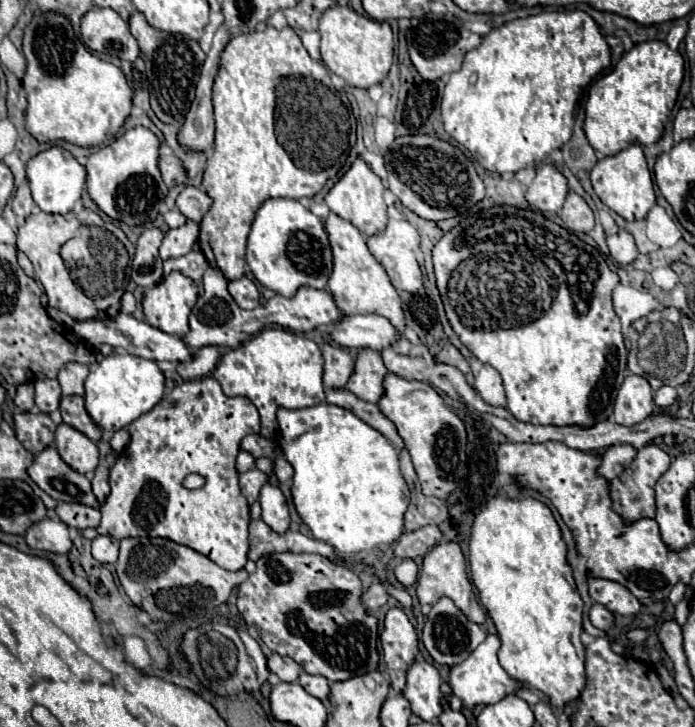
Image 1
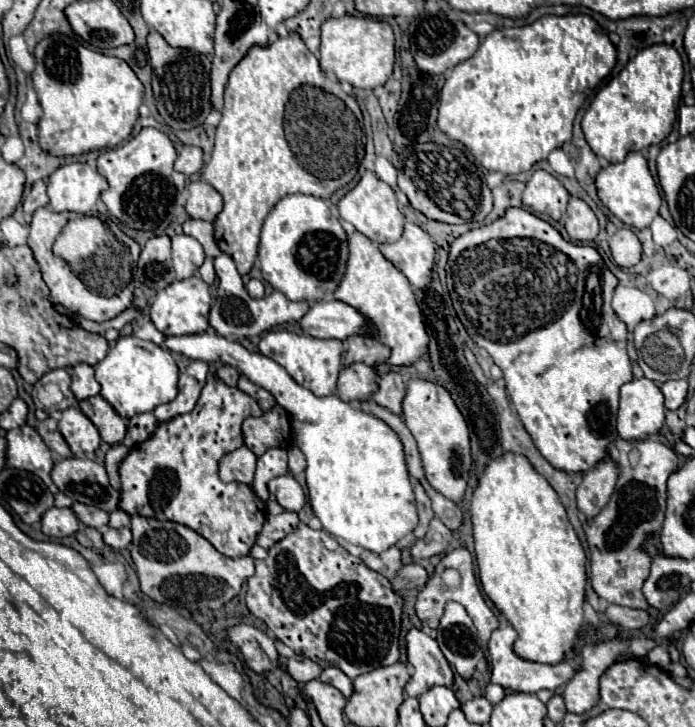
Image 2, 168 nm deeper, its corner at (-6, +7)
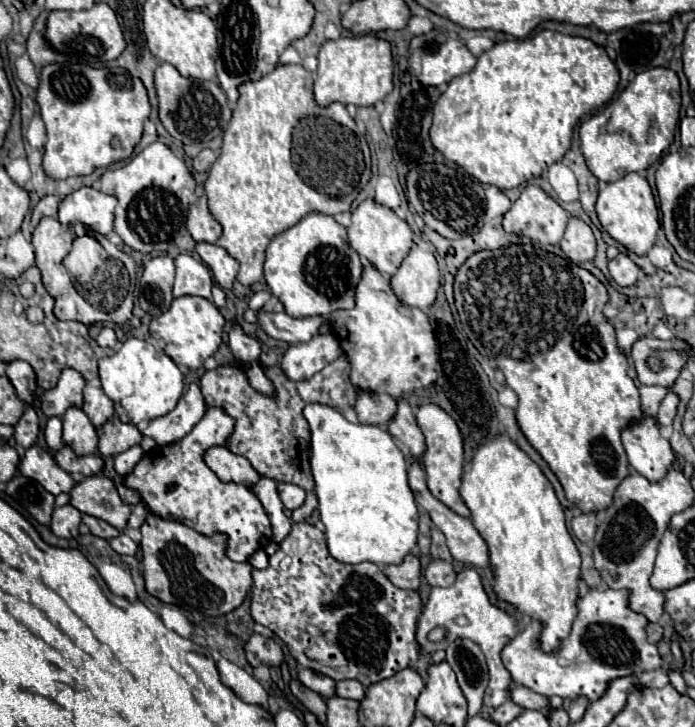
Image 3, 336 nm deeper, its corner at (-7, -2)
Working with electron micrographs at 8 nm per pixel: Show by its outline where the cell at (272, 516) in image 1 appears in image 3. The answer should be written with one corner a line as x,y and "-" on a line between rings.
277,483
277,491
279,491
279,497
283,501
283,505
293,511
297,507
303,505
305,501
305,491
297,485
291,485
291,483

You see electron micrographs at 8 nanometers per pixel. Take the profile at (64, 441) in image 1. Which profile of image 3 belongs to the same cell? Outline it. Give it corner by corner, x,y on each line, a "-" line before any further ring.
69,407
63,415
63,443
73,449
75,455
91,455
97,451
97,433
89,417
79,407

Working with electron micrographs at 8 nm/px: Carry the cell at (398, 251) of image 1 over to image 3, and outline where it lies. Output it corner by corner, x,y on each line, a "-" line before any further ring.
415,245
389,281
393,293
403,305
429,309
435,303
439,289
439,265
435,255

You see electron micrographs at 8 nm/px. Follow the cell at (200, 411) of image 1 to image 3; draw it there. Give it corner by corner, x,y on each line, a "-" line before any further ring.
219,407
207,409
203,419
181,441
145,453
125,477
125,485
137,489
151,513
163,519
185,523
203,535
225,533
229,537
227,555
233,561
247,561
259,547
263,549
271,541
269,517
251,487
219,481
203,461
209,447
225,445
225,435
229,435
229,431
233,431
233,419
229,419

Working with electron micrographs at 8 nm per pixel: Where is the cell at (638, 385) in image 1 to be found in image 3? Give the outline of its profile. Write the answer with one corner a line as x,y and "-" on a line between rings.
643,419
639,425
625,429
623,447
629,465
651,483
661,481
675,461
673,449
669,441
661,437
655,419

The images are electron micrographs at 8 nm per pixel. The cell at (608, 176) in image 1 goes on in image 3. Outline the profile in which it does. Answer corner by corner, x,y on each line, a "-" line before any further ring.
629,173
617,183
607,183
599,191
599,199
595,205
597,217
603,225
603,229
621,245
627,247
627,251
635,255
647,255
649,249
655,245
655,237
659,231
659,213
655,205
653,191
645,177
639,173

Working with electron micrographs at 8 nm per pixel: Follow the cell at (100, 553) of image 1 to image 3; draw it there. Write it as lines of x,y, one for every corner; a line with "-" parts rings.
121,533
121,535
117,535
115,539
111,539
109,541
109,545
117,551
117,553
121,553
121,555
135,555
137,553
137,543
129,537
129,535
125,535
125,533

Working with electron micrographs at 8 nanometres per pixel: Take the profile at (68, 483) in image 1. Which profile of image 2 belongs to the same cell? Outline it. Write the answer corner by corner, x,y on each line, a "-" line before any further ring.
62,458
52,468
52,482
76,502
114,512
120,502
116,490
110,492
108,474
102,464
96,464
88,458

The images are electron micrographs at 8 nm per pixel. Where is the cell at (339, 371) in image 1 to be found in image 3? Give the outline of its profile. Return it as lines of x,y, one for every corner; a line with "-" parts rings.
359,391
355,411
357,411
357,417
361,423
371,423
371,425
387,429
387,425
395,419
397,401
391,395
377,395
371,391
363,391
363,393

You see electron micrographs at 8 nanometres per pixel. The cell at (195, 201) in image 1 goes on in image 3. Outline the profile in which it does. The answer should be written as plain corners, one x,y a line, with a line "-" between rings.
199,197
191,207
189,207
189,217
187,217
187,231
191,233
193,241
205,241
205,243
215,243
221,237
221,225
213,219
213,215
207,209
207,197

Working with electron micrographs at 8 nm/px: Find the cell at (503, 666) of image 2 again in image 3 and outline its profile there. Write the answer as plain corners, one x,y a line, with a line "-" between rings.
589,589
585,597
577,599
577,611
573,629
569,637
559,641
557,651
547,653
541,649
539,635
543,631
543,623
537,619
533,619
509,645
505,645
501,657
515,683
547,697
585,697
589,701
597,701
607,691
609,681
663,667
663,657
659,655
657,645
647,639
645,627
649,621
629,607
627,589

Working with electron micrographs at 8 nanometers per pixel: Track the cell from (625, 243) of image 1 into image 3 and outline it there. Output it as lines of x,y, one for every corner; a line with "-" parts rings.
617,255
609,261
609,273
619,287
631,287
637,281
639,267
627,255

